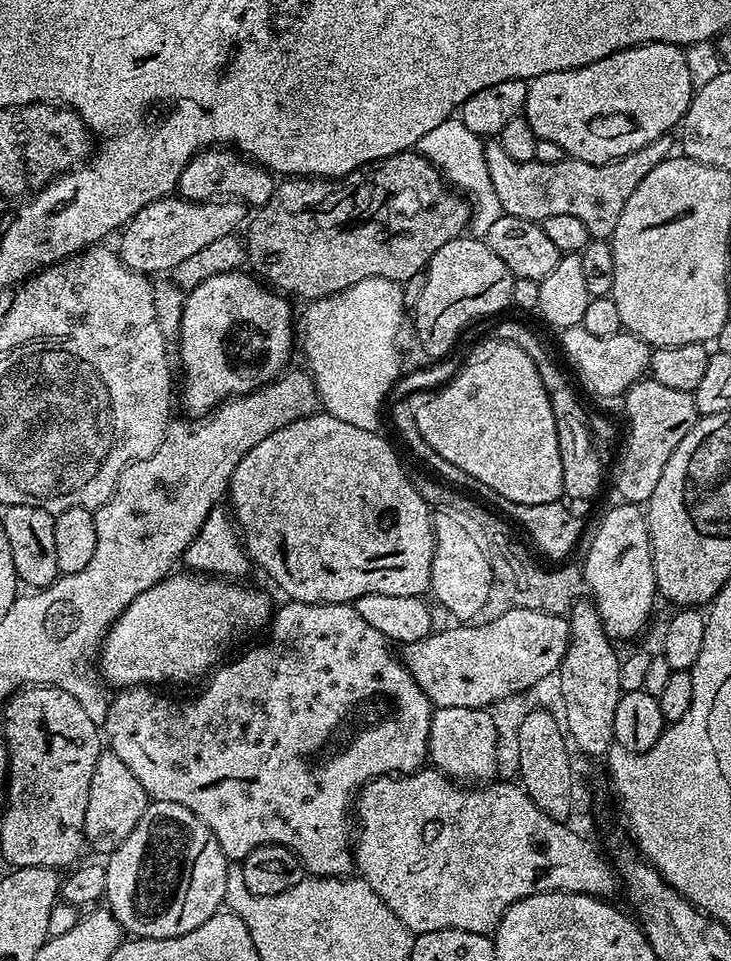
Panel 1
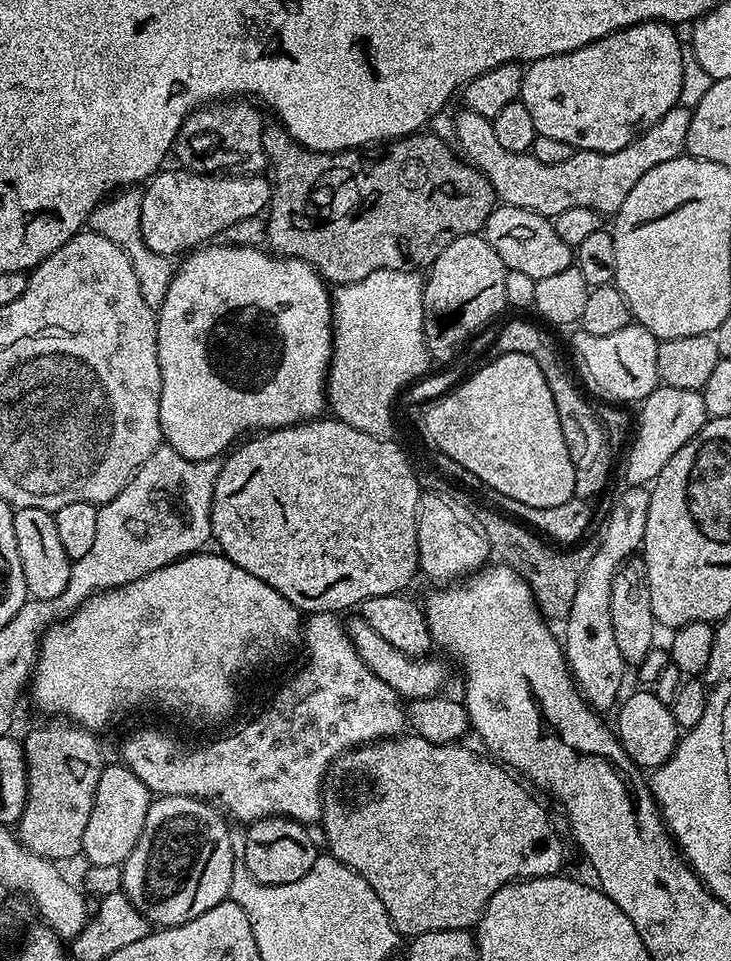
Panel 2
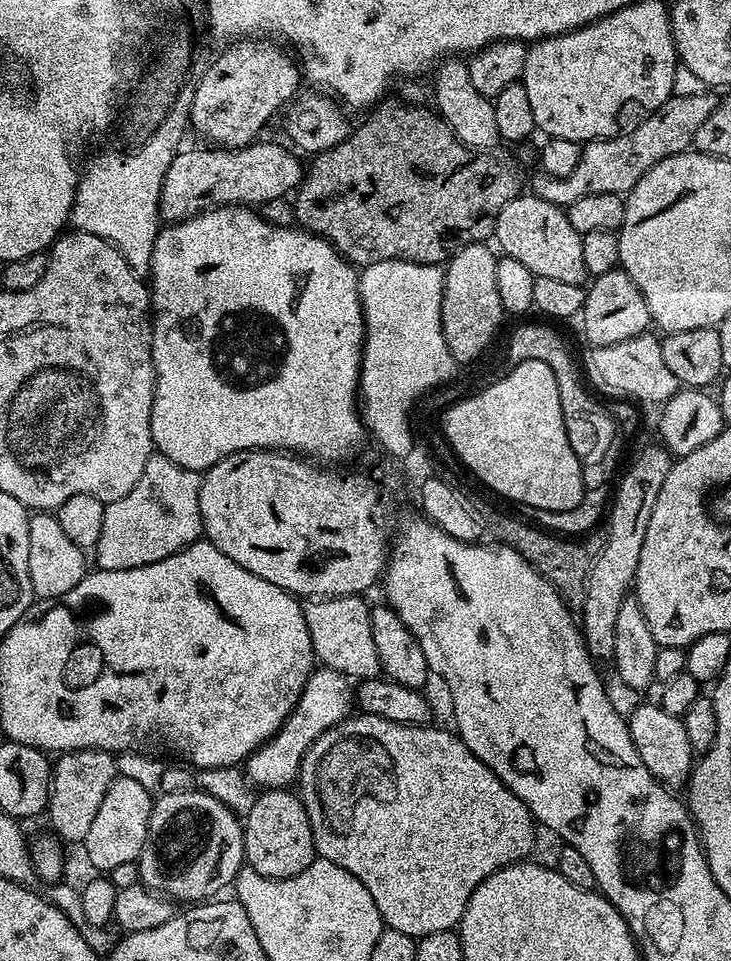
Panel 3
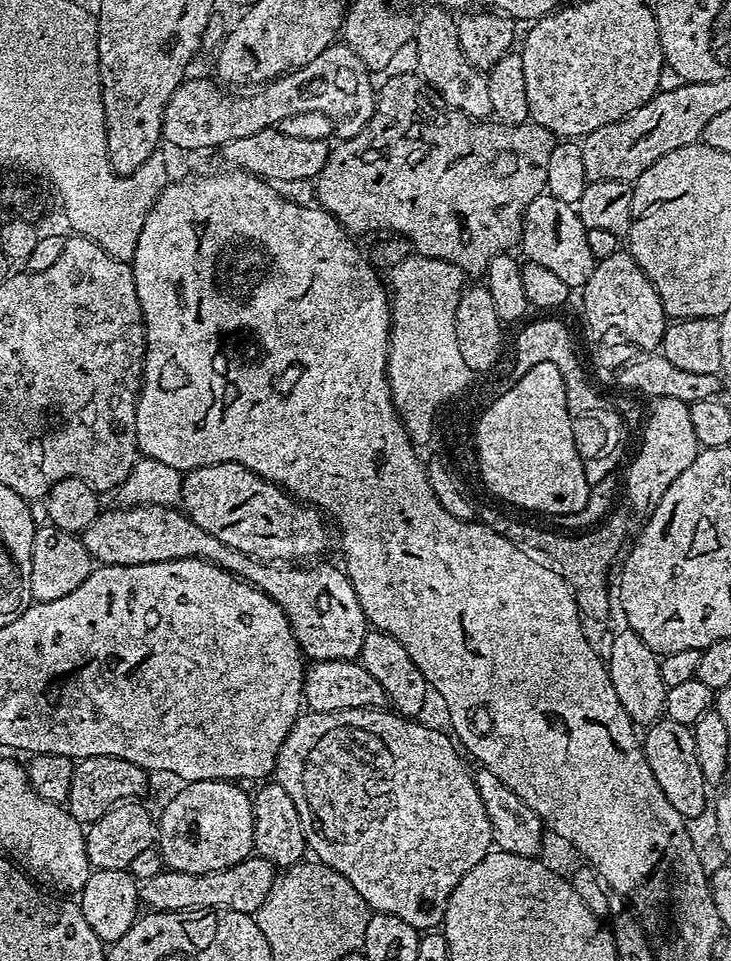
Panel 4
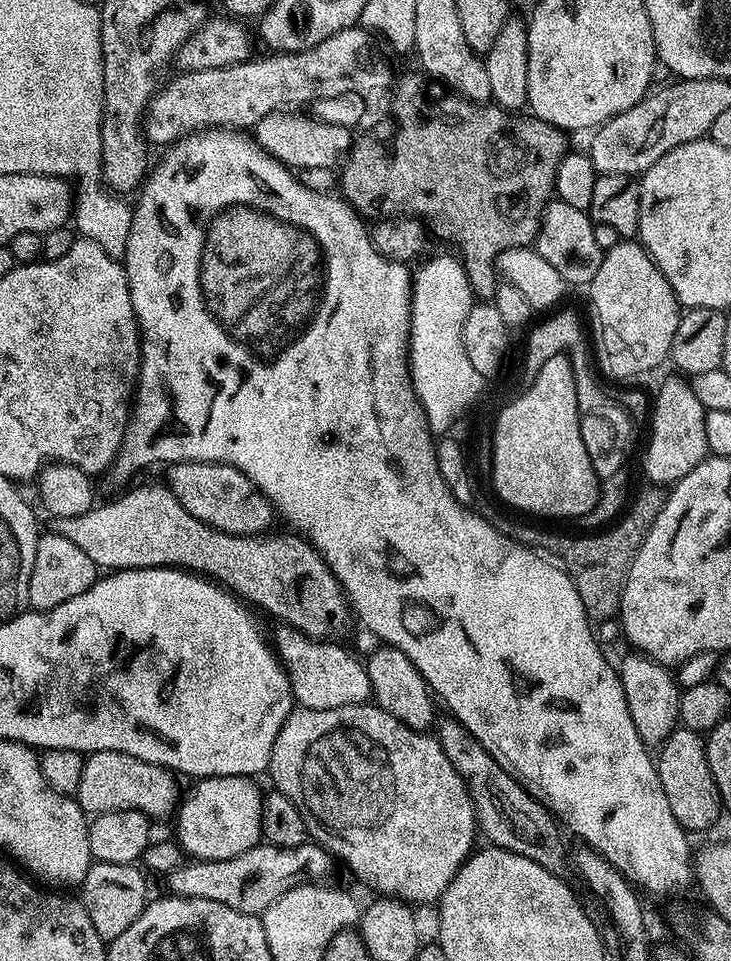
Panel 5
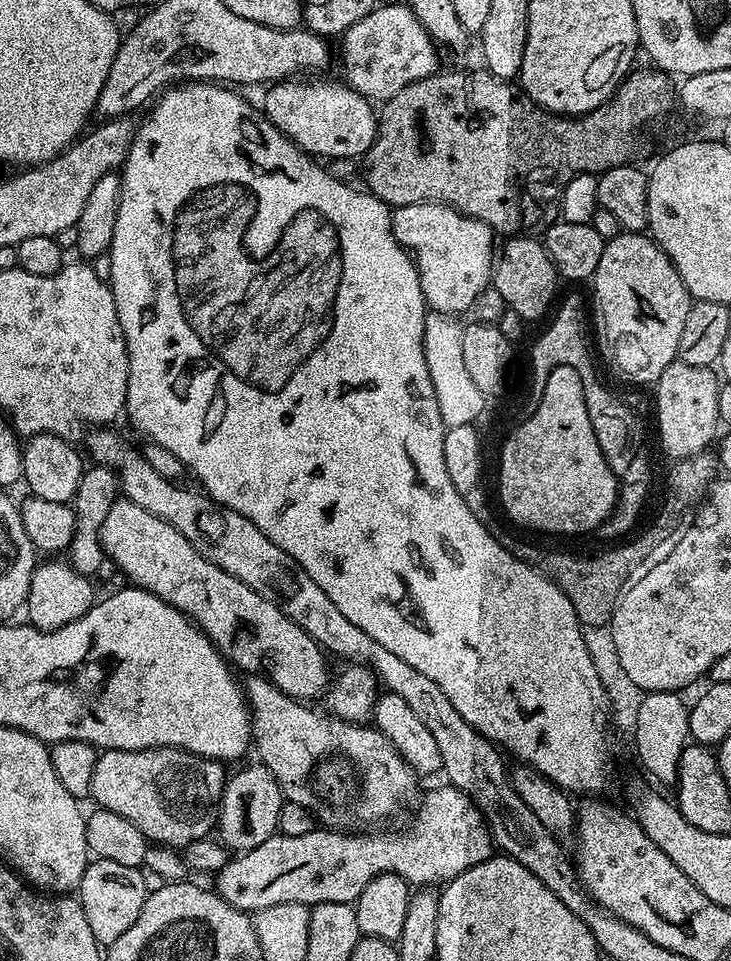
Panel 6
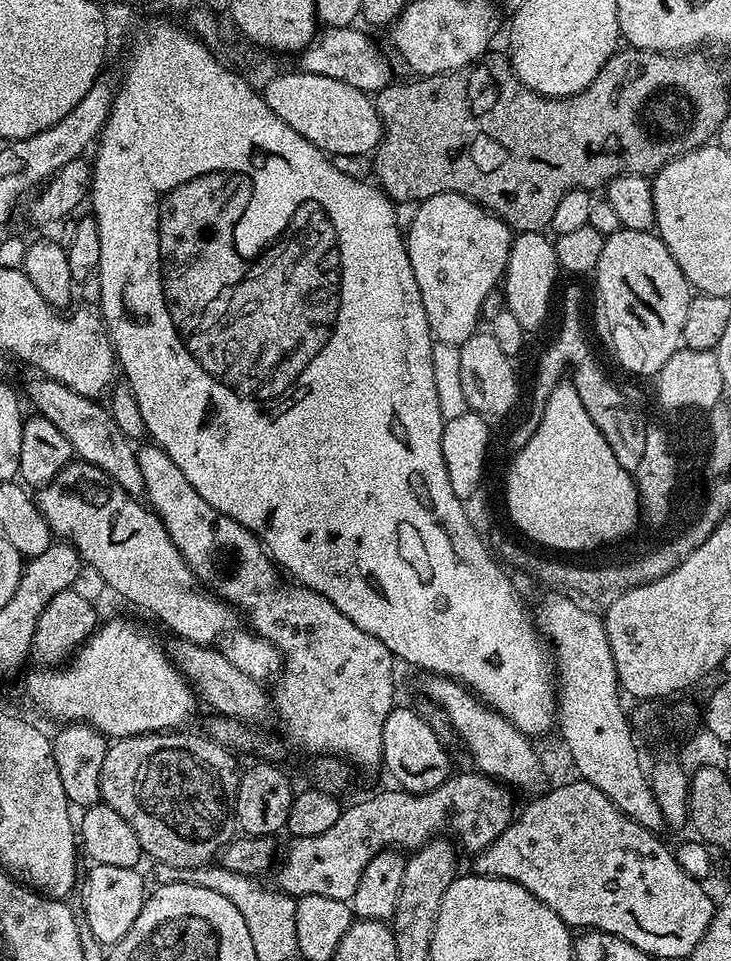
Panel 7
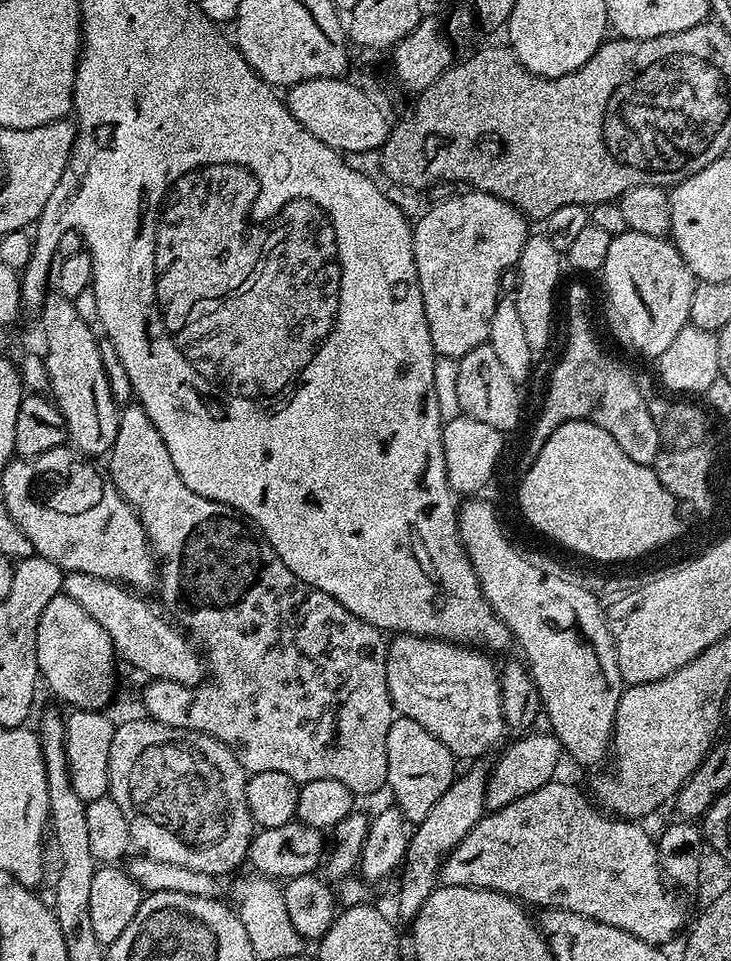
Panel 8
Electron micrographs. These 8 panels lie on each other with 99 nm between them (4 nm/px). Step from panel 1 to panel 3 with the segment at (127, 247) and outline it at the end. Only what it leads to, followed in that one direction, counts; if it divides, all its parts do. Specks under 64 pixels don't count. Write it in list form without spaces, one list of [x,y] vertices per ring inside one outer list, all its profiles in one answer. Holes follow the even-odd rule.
[[[253,142],[244,148],[203,146],[204,148],[192,148],[189,152],[187,150],[177,152],[162,182],[159,219],[164,222],[186,220],[189,216],[199,216],[200,213],[207,212],[209,208],[221,206],[261,206],[271,199],[282,199],[295,193],[306,171],[305,165],[303,163],[300,165],[301,157],[291,147],[288,149],[280,144],[260,143]]]

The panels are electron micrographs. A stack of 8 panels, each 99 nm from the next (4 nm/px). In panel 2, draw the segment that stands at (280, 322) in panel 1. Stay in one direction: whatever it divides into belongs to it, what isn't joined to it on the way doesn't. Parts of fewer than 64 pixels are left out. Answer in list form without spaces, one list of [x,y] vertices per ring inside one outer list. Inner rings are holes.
[[[212,242],[207,246],[201,246],[189,251],[179,261],[181,264],[178,264],[172,273],[170,290],[166,290],[166,302],[162,302],[156,318],[158,366],[162,374],[162,390],[158,402],[160,435],[163,443],[178,450],[182,458],[191,460],[214,460],[223,457],[237,441],[249,434],[256,434],[261,430],[288,428],[292,424],[302,424],[305,420],[317,419],[323,413],[320,411],[325,411],[326,408],[326,381],[332,363],[333,297],[330,295],[329,285],[316,268],[293,256],[277,256],[263,247],[232,244],[219,248],[218,245],[219,243]]]

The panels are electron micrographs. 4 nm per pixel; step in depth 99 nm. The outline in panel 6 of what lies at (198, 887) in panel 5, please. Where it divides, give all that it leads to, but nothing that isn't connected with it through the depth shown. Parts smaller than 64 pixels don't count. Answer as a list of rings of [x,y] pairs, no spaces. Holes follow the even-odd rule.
[[[444,782],[441,783],[441,788],[432,788],[428,793],[423,796],[419,801],[420,809],[416,812],[416,817],[412,820],[412,825],[409,826],[405,832],[380,832],[384,830],[372,830],[367,834],[361,834],[359,832],[337,832],[331,828],[318,826],[310,834],[298,834],[297,836],[282,836],[275,835],[270,838],[266,838],[266,842],[262,842],[262,846],[254,846],[248,852],[241,852],[233,855],[229,859],[227,866],[222,871],[215,873],[214,883],[215,891],[220,893],[226,903],[230,906],[234,906],[239,912],[247,912],[249,914],[255,914],[266,910],[270,906],[282,906],[283,904],[321,904],[322,902],[342,902],[343,904],[352,904],[362,894],[362,890],[366,890],[366,882],[370,882],[378,874],[383,872],[393,872],[398,874],[404,880],[407,880],[409,885],[412,886],[443,886],[448,881],[453,880],[458,874],[462,874],[466,870],[470,870],[470,866],[478,866],[482,862],[491,860],[494,855],[494,845],[492,843],[492,834],[488,831],[488,821],[485,820],[476,808],[476,803],[466,795],[462,790],[453,788],[451,784]]]

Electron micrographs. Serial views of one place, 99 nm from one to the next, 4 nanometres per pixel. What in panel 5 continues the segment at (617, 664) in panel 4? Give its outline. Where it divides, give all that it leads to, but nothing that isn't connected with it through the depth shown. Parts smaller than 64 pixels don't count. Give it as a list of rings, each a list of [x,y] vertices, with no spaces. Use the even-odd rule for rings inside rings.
[[[638,654],[631,655],[626,657],[624,665],[619,665],[618,668],[622,690],[626,694],[626,706],[630,706],[630,718],[634,718],[634,730],[638,730],[645,745],[656,746],[670,738],[672,731],[680,724],[682,689],[676,683],[673,673],[663,665]]]

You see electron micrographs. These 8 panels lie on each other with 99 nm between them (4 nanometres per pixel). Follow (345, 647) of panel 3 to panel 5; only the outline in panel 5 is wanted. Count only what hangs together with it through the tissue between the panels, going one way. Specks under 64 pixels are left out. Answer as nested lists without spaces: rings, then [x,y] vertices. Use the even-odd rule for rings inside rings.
[[[167,483],[140,484],[137,488],[131,488],[129,487],[127,489],[129,492],[125,496],[118,497],[113,504],[100,505],[99,503],[81,516],[57,519],[56,528],[54,528],[55,535],[68,538],[74,546],[81,548],[86,553],[86,558],[90,558],[90,562],[94,562],[100,570],[177,566],[196,574],[203,574],[219,582],[241,601],[249,600],[250,603],[257,604],[262,611],[277,616],[280,622],[297,628],[298,631],[305,632],[308,636],[327,637],[328,627],[343,612],[346,612],[346,601],[343,592],[340,591],[339,582],[334,578],[324,560],[303,537],[295,534],[235,536],[229,532],[218,532],[191,516],[178,502],[178,498],[174,498]]]

